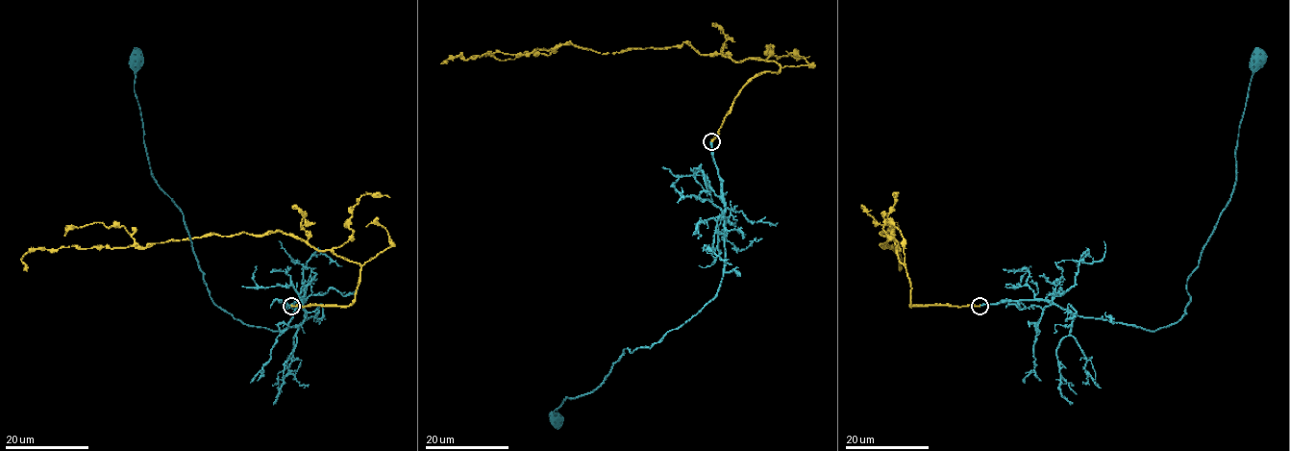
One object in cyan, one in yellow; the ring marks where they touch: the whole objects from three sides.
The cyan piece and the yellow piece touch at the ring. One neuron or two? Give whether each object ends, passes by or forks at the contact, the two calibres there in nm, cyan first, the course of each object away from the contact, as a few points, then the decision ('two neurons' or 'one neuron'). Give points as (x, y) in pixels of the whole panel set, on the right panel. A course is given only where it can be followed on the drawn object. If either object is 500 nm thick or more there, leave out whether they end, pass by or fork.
cyan ends; yellow ends; calibres 280 and 300 nm; course cyan (979, 306), (1052, 301), (1153, 331), (1179, 320), (1186, 282), (1232, 192), (1239, 125), (1259, 59); course yellow (979, 306), (909, 306), (900, 249), (892, 232), (882, 233), (892, 239), (881, 246), (898, 249), (900, 271); one neuron

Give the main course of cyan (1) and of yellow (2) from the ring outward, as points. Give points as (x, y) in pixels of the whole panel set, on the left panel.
1: (291, 306), (305, 301), (304, 321), (276, 331), (212, 301), (181, 210), (153, 175), (138, 59)
2: (291, 306), (349, 306), (360, 265), (277, 231), (207, 234), (138, 247), (31, 248), (21, 260), (27, 271)

